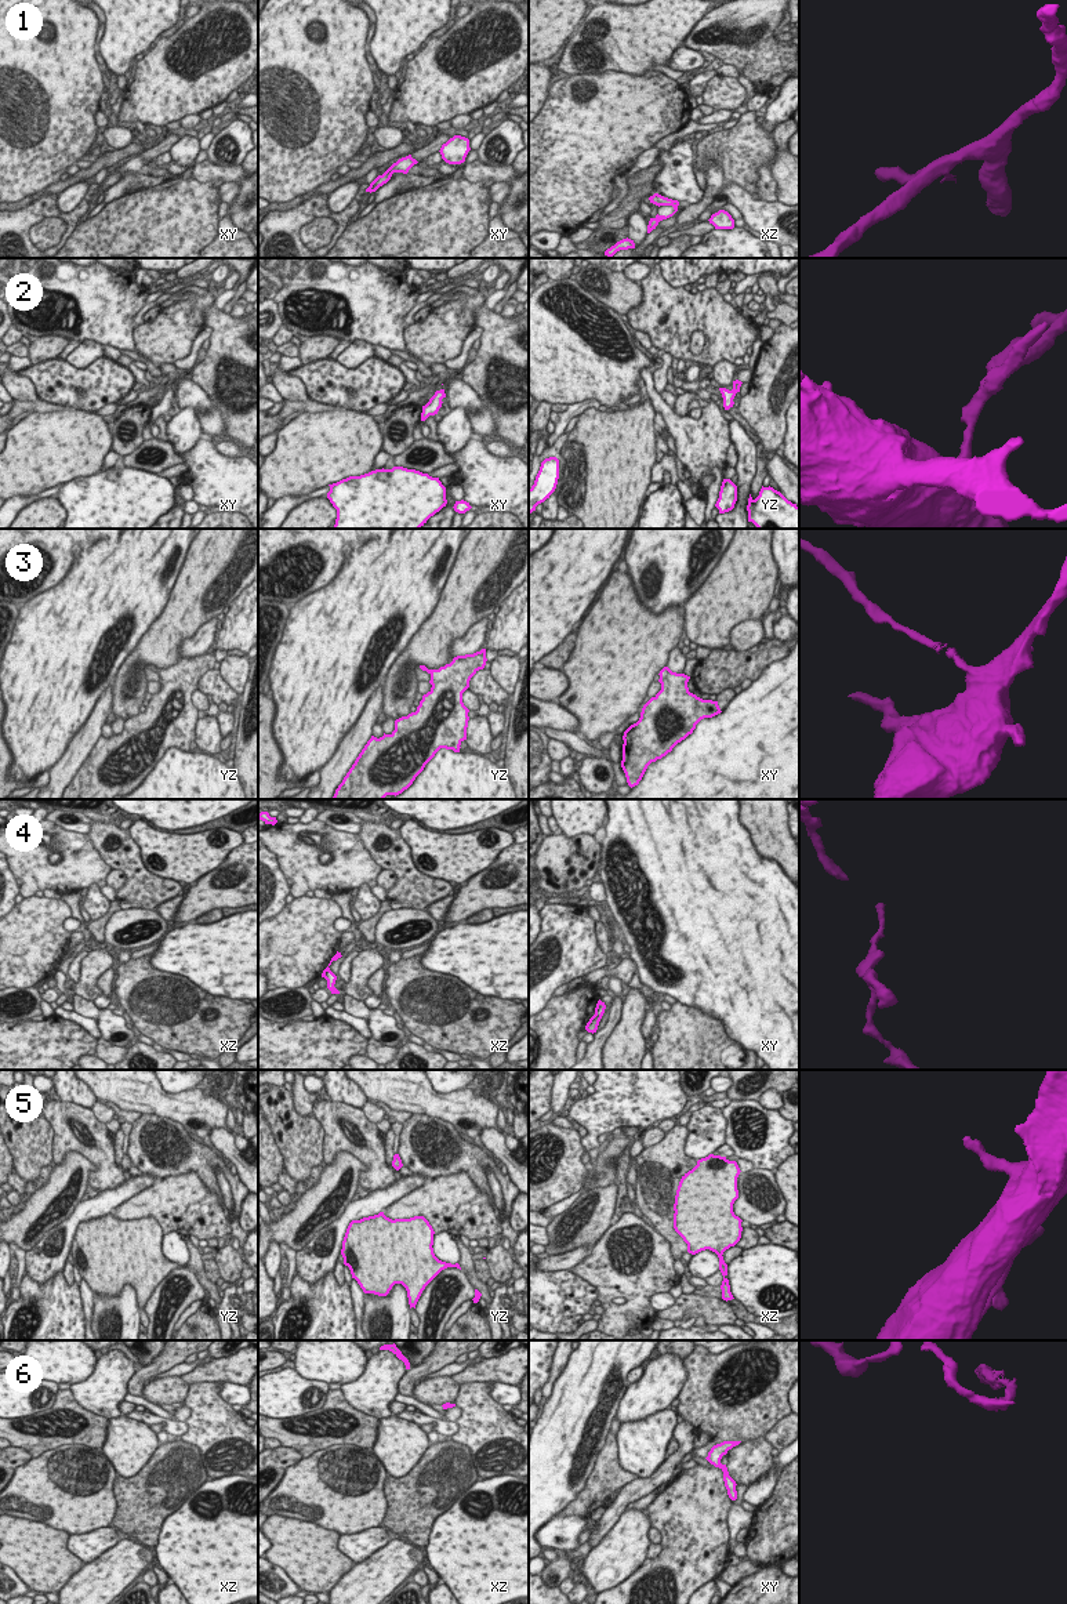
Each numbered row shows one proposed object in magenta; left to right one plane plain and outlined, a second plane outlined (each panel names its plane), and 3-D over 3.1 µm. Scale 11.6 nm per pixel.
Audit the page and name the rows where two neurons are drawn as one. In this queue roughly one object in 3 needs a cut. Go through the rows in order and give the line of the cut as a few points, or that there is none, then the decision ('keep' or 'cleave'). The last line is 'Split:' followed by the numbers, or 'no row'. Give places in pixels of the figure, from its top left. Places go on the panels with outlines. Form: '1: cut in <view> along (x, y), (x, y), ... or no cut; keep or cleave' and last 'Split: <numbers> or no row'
1: cut in xz along (678, 204), (672, 206); cleave
2: no cut; keep
3: no cut; keep
4: cut in xy along (595, 1013), (601, 1018); cleave
5: no cut; keep
6: no cut; keep
Split: 1, 4

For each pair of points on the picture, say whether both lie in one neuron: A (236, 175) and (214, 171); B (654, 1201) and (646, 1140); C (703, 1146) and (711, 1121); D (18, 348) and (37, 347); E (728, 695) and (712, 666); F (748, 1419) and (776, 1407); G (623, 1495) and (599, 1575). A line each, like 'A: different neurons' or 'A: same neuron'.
A: same neuron
B: different neurons
C: same neuron
D: different neurons
E: different neurons
F: same neuron
G: different neurons

